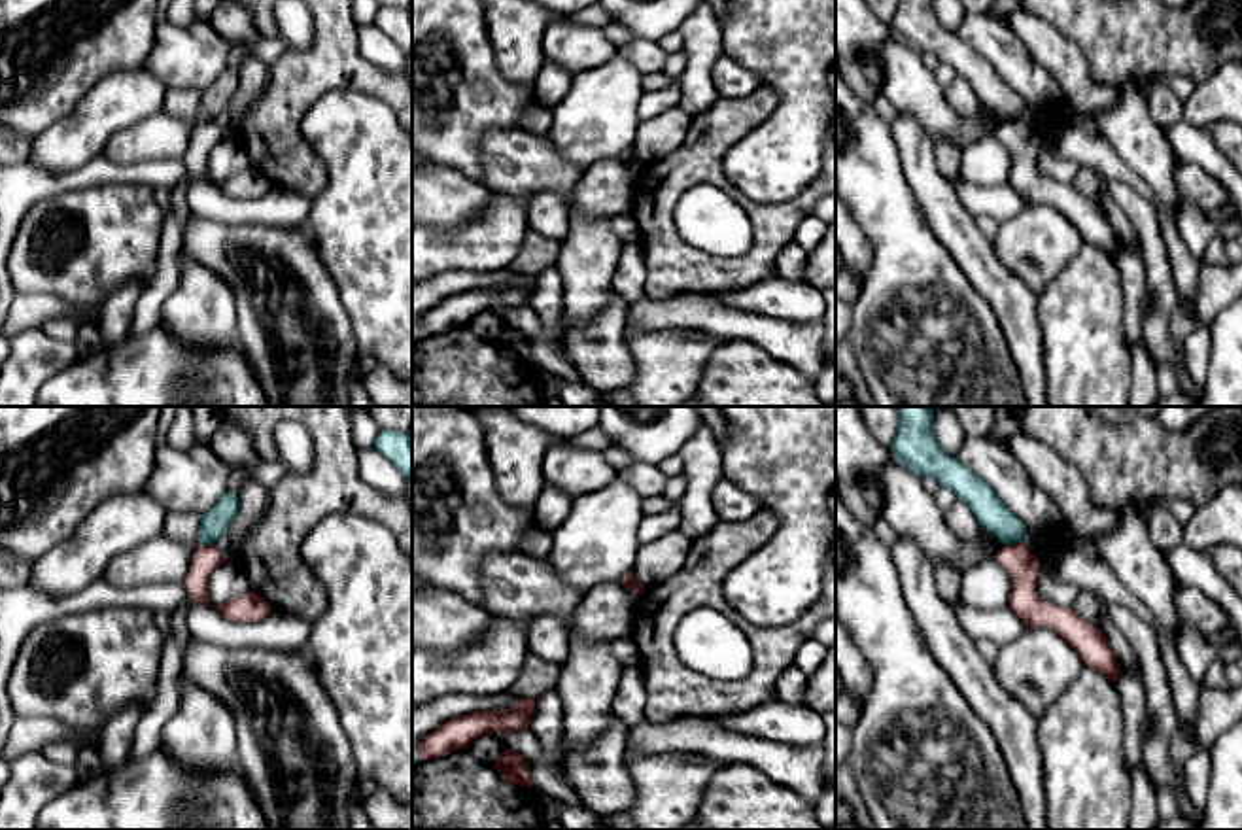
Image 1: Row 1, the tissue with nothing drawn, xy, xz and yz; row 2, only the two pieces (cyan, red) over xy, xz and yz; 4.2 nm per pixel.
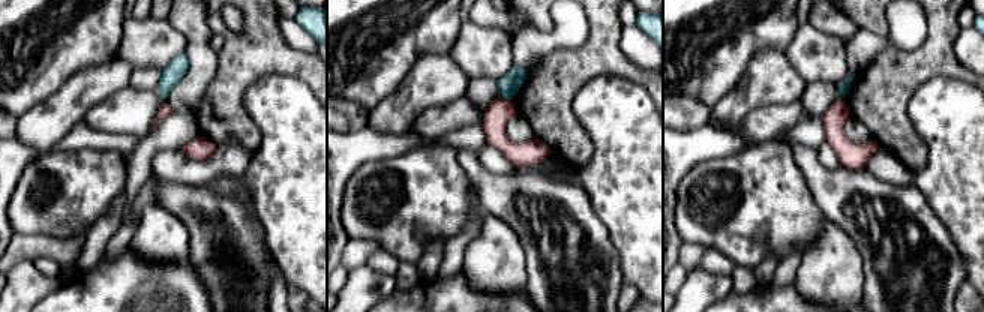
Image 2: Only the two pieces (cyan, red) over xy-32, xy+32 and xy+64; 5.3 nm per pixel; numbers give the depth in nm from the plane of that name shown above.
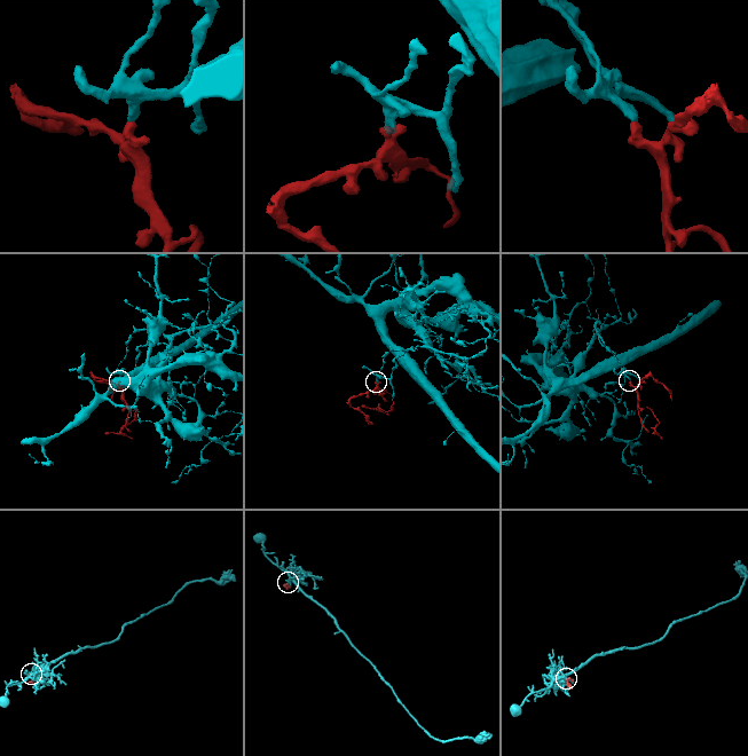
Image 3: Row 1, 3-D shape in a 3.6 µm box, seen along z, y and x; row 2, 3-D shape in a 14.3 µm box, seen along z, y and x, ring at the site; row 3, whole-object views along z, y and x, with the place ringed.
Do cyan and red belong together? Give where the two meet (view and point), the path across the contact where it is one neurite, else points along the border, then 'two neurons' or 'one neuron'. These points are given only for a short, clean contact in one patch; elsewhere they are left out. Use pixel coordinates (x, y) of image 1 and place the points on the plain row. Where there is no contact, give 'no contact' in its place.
meets cyan in xy at (206, 120); border along xy (199, 118), (212, 121); two neurons

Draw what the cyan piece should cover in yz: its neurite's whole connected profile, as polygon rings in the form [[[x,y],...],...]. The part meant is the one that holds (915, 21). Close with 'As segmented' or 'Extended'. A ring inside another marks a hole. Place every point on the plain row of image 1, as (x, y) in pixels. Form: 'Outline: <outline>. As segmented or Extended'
Outline: [[[898,0],[890,28],[896,38],[921,53],[934,53],[975,91],[981,106],[1004,121],[1023,117],[1026,102],[996,74],[994,66],[957,34],[945,30],[934,11],[934,0]]]. As segmented

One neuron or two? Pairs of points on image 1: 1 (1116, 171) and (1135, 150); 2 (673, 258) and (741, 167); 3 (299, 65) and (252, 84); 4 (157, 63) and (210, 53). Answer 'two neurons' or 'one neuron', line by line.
1: two neurons
2: two neurons
3: two neurons
4: one neuron

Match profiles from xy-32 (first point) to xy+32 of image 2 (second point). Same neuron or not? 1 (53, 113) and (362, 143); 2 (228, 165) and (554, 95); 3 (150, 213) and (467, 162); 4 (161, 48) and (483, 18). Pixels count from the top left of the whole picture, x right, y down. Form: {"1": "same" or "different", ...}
{"1": "different", "2": "different", "3": "different", "4": "different"}

